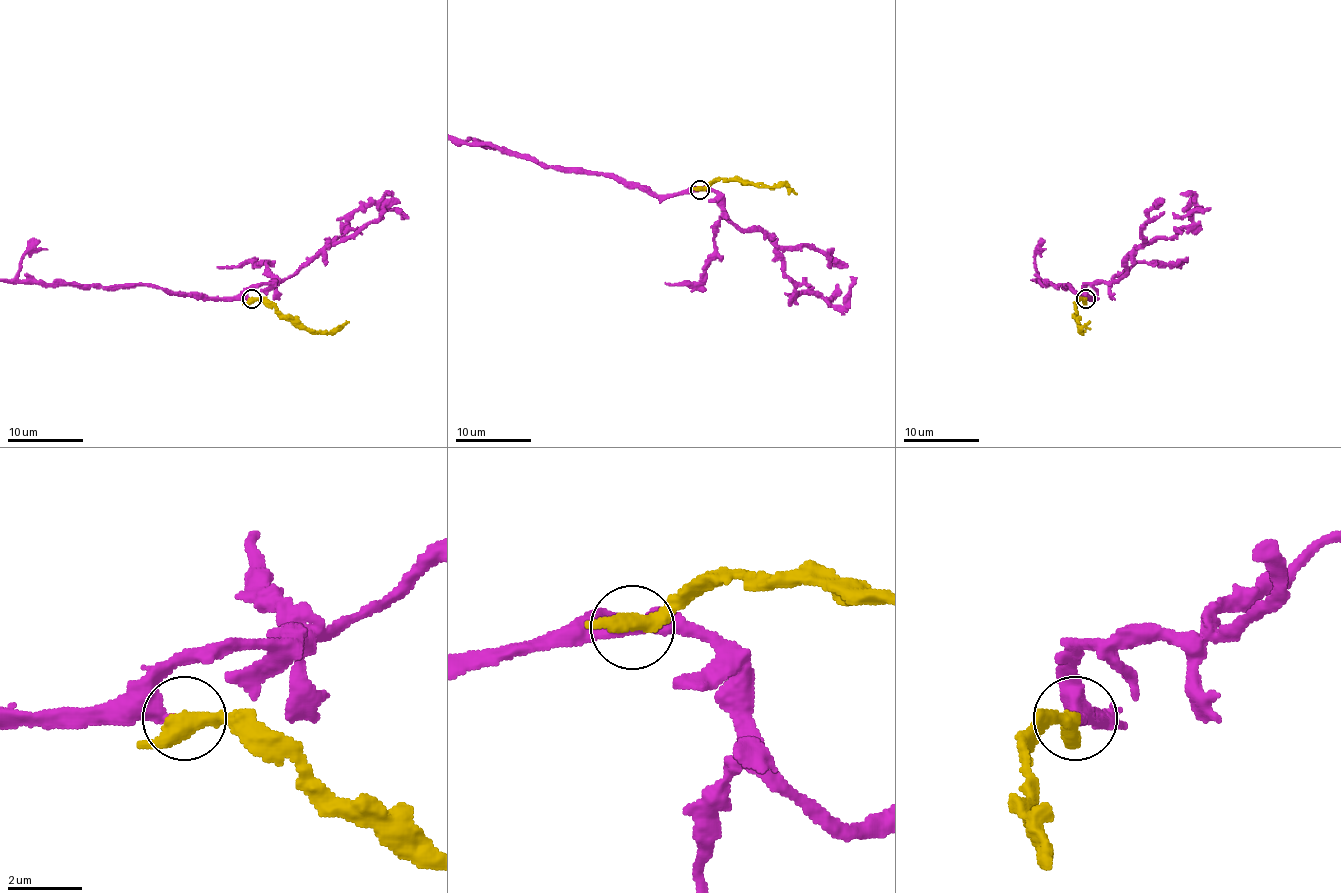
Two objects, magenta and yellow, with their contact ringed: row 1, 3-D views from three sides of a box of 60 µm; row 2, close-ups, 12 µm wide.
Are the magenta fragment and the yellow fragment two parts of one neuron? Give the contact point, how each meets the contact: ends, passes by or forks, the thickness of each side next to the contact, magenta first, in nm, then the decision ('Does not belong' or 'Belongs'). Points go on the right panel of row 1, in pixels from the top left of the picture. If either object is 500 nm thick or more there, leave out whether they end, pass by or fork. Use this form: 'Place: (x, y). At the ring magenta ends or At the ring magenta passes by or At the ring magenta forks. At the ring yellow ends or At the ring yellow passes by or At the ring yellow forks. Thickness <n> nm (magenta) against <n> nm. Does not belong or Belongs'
Place: (1085, 299). At the ring magenta ends. At the ring yellow passes by. Thickness 320 nm (magenta) against 440 nm. Belongs

